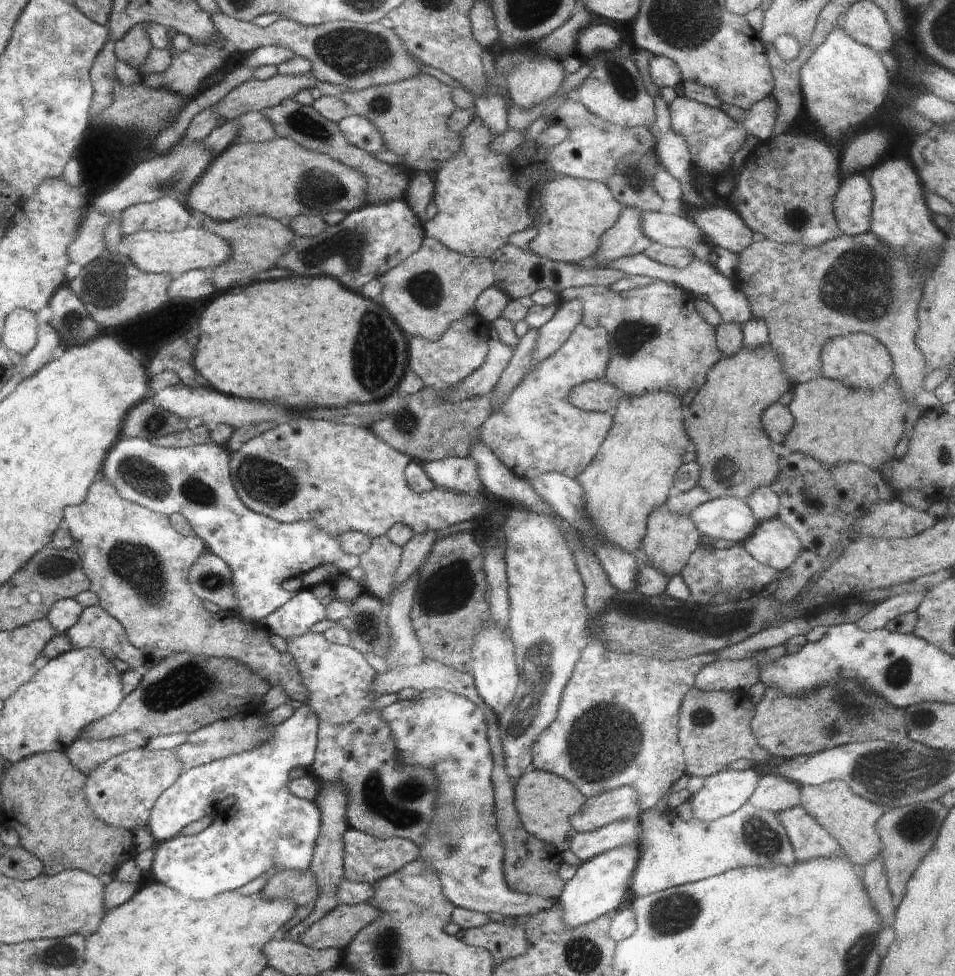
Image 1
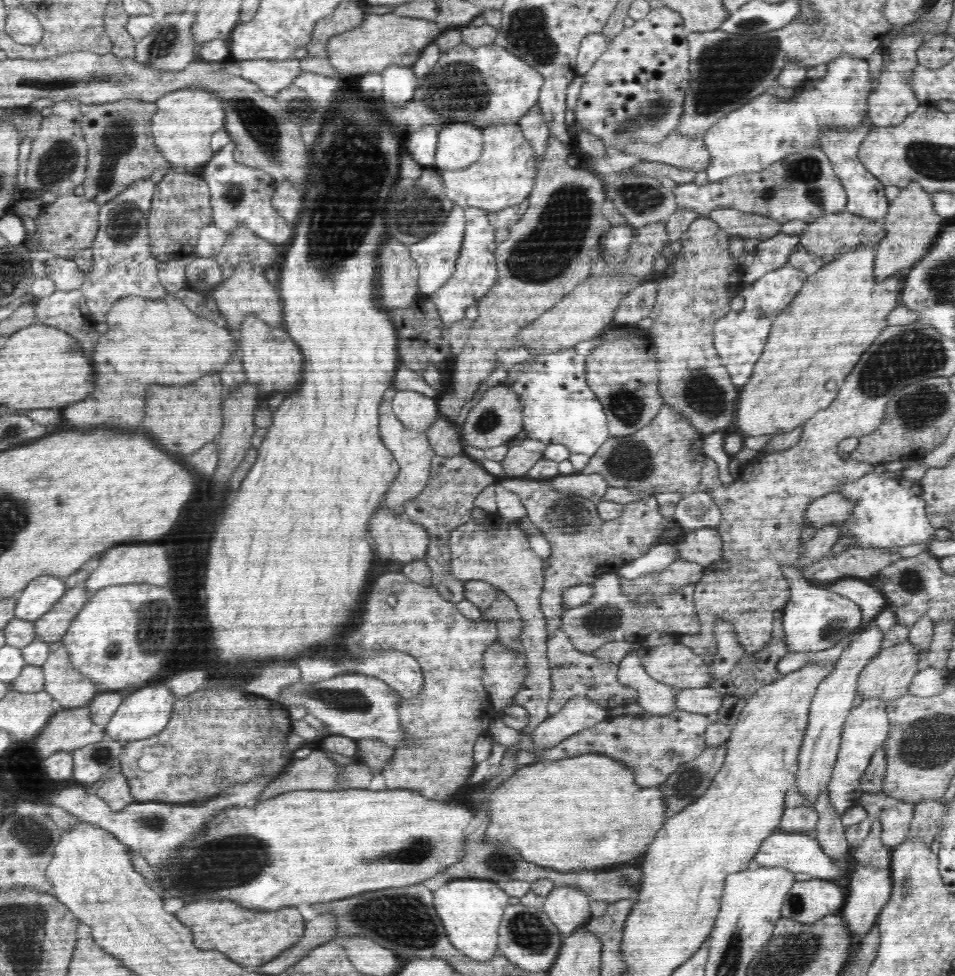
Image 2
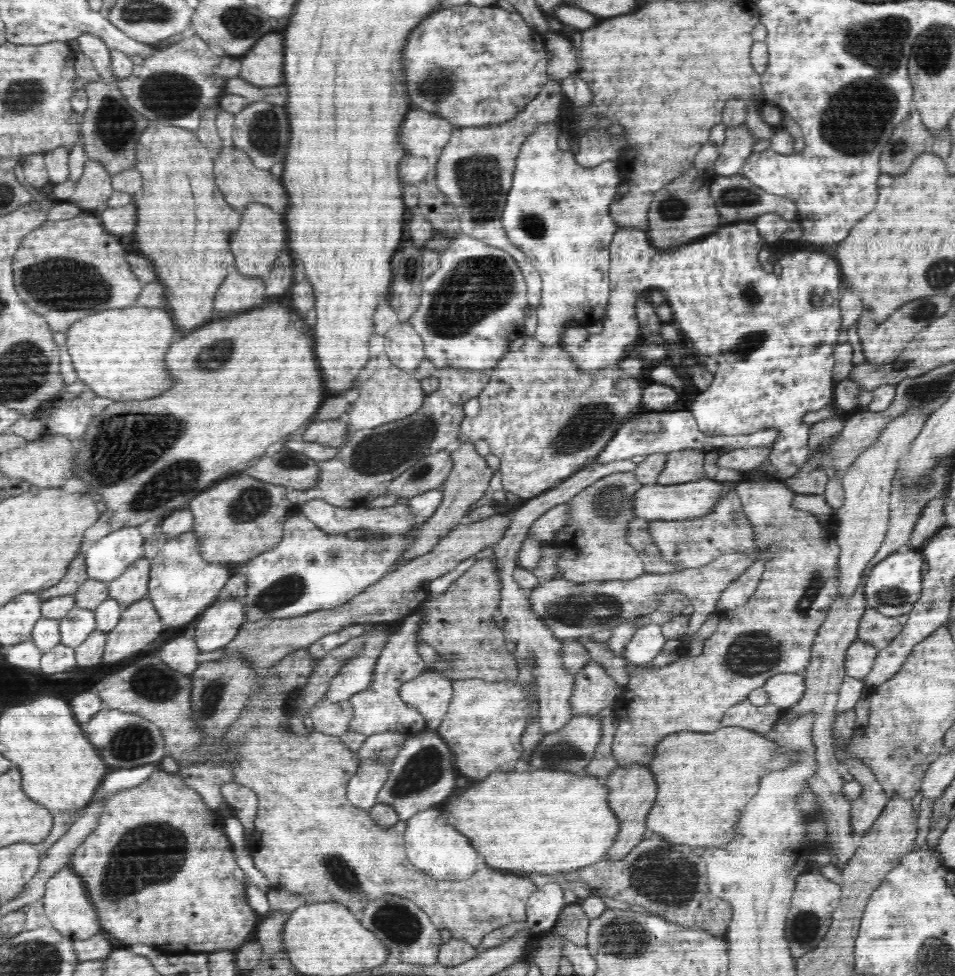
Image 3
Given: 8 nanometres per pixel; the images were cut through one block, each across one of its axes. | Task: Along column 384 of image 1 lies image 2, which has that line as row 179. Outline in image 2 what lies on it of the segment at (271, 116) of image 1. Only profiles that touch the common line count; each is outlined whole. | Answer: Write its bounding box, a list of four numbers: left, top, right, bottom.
[148,168,213,263]

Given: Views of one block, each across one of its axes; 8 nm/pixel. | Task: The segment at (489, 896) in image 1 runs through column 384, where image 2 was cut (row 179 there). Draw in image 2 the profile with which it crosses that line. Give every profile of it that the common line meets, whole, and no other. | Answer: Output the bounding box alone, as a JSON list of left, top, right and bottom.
[702,54,872,182]

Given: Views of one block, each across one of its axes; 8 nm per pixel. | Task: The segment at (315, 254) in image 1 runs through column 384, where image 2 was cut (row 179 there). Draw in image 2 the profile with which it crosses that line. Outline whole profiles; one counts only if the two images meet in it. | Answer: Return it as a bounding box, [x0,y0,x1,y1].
[201,141,294,244]

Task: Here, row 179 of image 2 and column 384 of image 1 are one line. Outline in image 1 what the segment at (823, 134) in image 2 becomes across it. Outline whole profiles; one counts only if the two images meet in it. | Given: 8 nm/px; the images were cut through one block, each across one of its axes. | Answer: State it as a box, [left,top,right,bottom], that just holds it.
[343,827,420,885]

